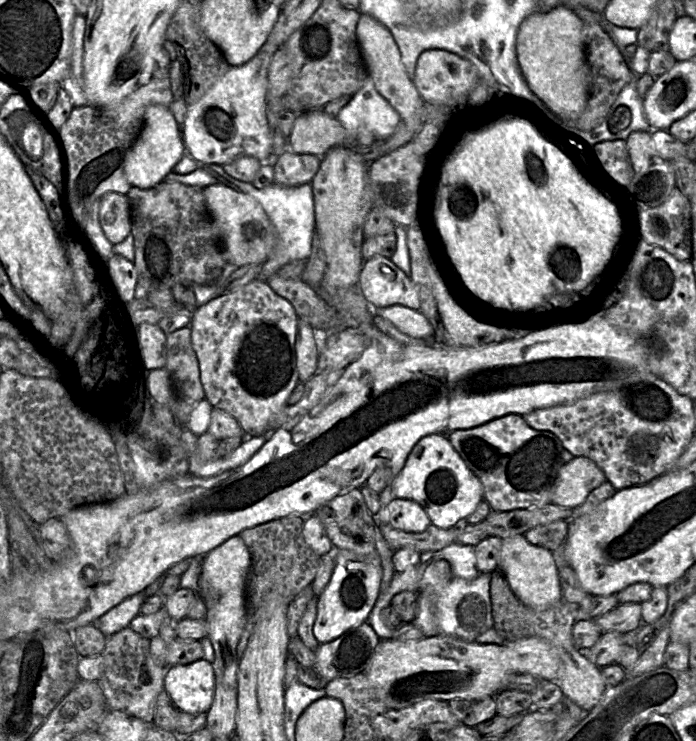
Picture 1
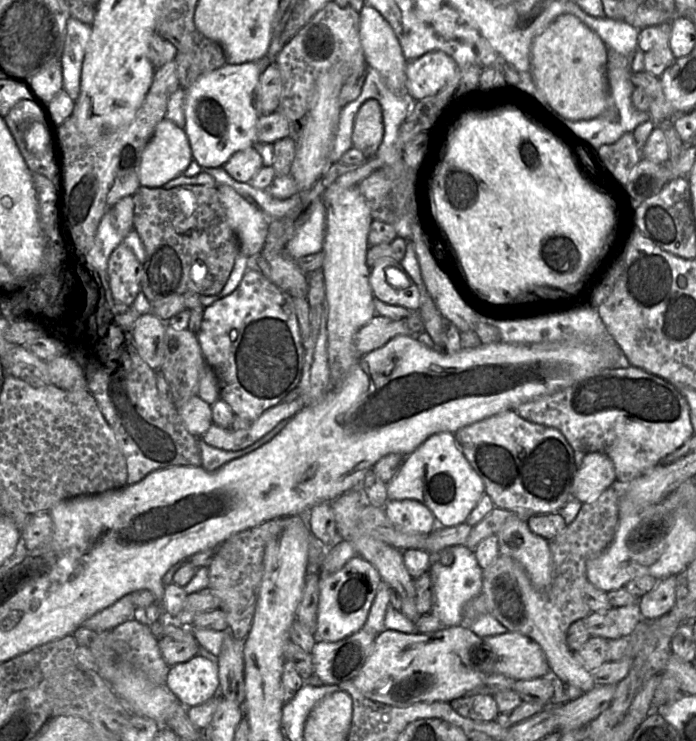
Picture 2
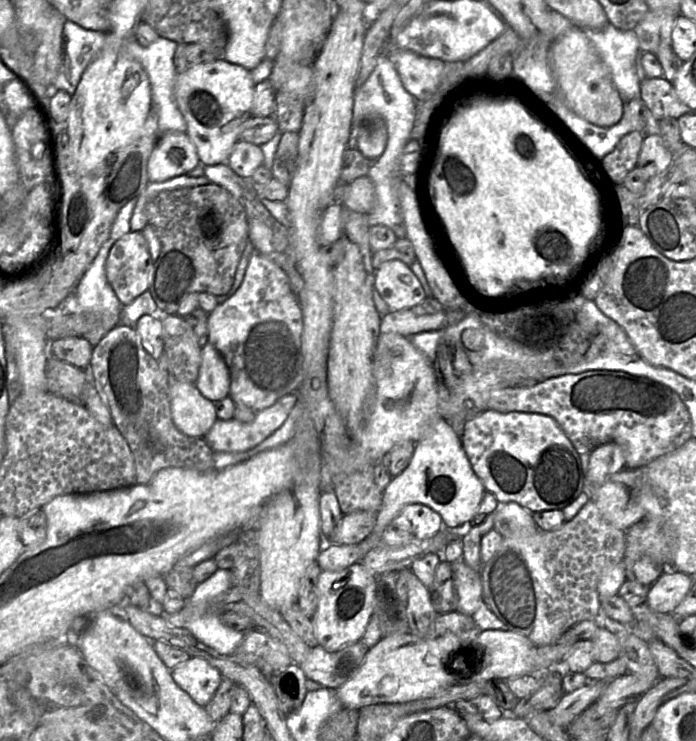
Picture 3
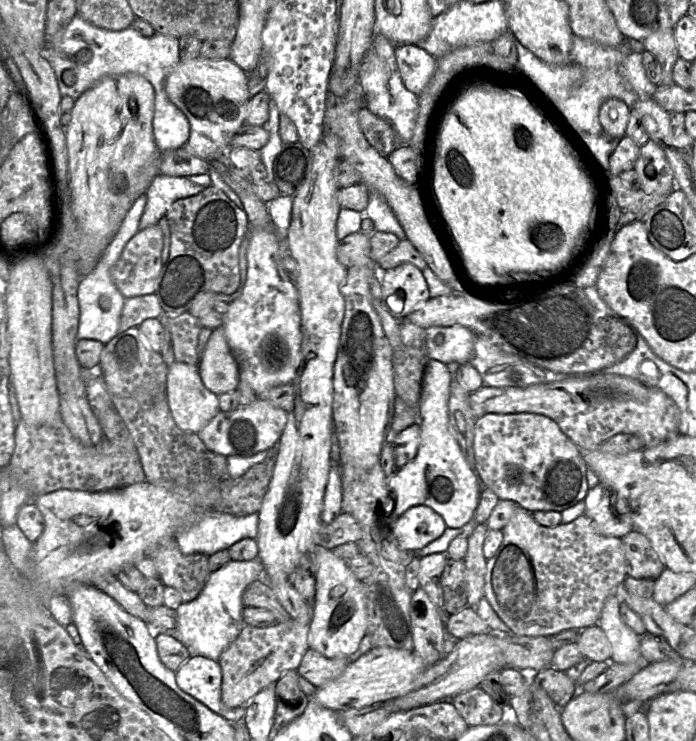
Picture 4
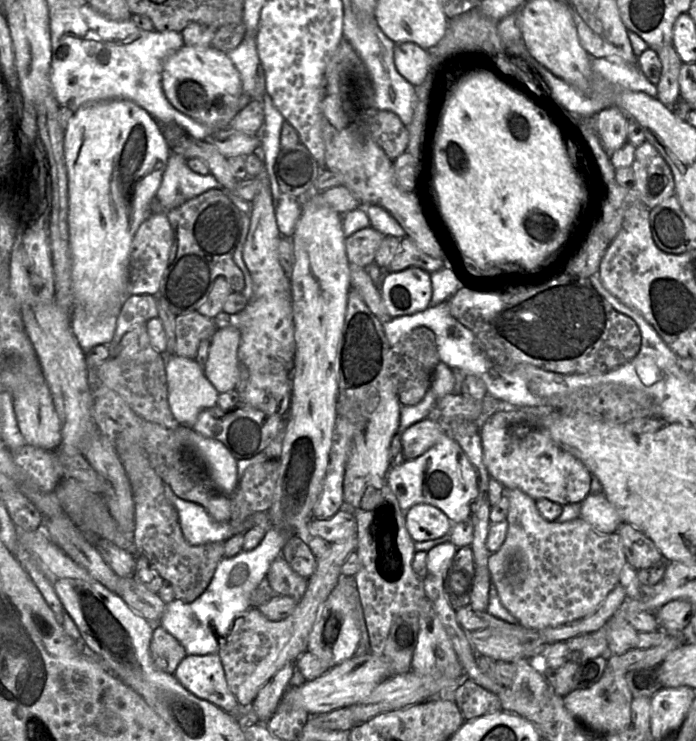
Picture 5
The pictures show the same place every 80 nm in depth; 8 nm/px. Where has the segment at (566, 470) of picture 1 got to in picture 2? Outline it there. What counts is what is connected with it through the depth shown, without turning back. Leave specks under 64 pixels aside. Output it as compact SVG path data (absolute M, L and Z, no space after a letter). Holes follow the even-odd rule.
M585 454L573 483L573 498L581 503L592 502L616 481L615 467L605 454Z

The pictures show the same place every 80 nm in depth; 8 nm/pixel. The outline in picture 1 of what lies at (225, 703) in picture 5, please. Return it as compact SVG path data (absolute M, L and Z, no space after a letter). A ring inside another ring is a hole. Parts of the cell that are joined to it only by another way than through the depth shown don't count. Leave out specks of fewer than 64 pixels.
M204 658L188 665L168 666L164 690L179 711L207 713L215 692L215 671Z

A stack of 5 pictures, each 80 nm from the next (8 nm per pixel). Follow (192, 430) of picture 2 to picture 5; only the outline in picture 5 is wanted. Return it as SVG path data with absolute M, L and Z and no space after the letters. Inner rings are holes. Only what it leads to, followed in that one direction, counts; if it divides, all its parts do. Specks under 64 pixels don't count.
M167 356L166 376L169 406L179 425L193 427L202 410L217 404L219 393L195 359Z

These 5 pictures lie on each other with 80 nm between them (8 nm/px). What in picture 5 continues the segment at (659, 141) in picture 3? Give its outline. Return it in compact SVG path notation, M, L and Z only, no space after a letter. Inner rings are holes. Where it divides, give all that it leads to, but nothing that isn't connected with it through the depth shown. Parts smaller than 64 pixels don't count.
M648 141L635 151L631 166L640 201L652 209L675 195L675 182L670 167Z

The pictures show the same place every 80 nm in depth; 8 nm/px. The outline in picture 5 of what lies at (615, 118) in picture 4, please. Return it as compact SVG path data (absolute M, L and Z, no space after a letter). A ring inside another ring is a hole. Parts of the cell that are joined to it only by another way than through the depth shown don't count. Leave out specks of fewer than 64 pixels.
M611 106L596 114L596 130L601 146L612 154L627 142L628 116L618 107Z

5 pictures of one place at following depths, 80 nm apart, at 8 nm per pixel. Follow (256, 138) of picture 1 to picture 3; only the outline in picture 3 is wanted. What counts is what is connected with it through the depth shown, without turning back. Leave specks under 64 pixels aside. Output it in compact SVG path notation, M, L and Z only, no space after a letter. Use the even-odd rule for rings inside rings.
M226 59L197 64L176 75L176 102L187 122L186 133L194 144L202 165L226 163L245 129L245 123L254 117L252 105L255 87L251 71L229 63Z

